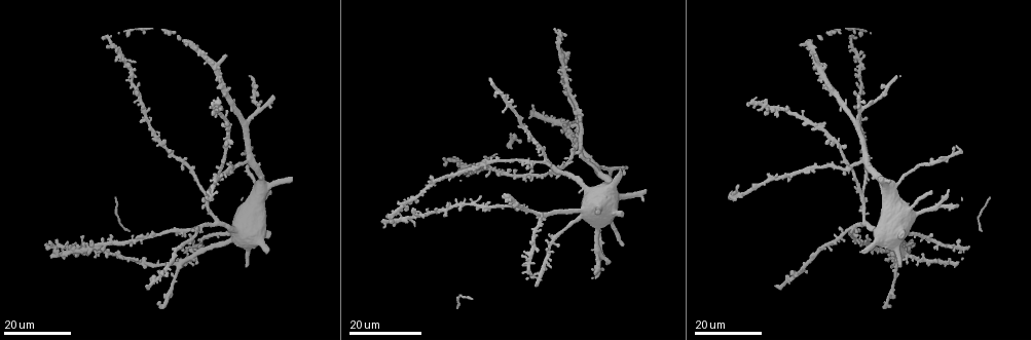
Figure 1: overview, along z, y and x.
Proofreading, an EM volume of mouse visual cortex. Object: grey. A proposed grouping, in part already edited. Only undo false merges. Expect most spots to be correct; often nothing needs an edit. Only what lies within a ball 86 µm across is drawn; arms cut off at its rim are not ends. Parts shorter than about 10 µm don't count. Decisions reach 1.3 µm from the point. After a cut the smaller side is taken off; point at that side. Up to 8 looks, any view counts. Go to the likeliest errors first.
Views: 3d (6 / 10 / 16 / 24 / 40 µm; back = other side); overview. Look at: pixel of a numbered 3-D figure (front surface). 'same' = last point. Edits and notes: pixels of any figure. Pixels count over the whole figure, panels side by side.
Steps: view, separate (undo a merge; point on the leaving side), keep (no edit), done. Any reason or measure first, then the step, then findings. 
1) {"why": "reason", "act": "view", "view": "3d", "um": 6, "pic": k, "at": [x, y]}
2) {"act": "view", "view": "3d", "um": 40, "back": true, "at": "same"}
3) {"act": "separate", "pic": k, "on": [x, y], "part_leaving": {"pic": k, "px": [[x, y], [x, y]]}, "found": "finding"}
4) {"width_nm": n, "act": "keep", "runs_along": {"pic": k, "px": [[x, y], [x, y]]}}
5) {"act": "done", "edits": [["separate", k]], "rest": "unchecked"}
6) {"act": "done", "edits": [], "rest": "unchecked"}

{"why": "four or more arms meet", "act": "view", "view": "3d", "um": 24, "pic": 1, "at": [853, 52]}

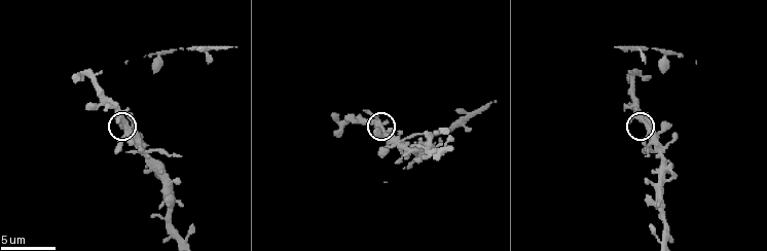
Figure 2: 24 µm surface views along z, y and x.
{"why": "zoom in", "act": "view", "view": "3d", "um": 6, "pic": 2, "at": [643, 120]}

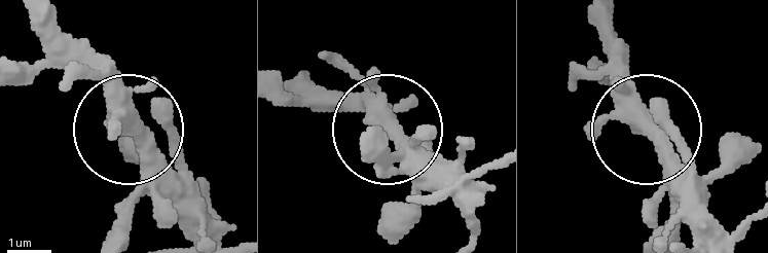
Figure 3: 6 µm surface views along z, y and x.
{"act": "view", "view": "3d", "um": 6, "back": true, "pic": 3, "at": [645, 123]}

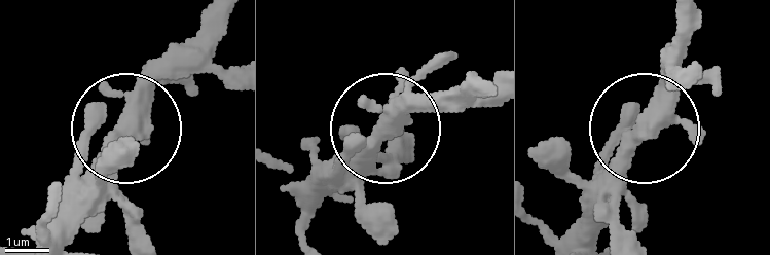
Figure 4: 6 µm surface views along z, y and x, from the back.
{"arms": 4, "act": "keep", "found": "one cell here"}

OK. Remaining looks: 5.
{"why": "looks like a crossing", "act": "view", "view": "3d", "um": 16, "pic": 1, "at": [177, 265]}

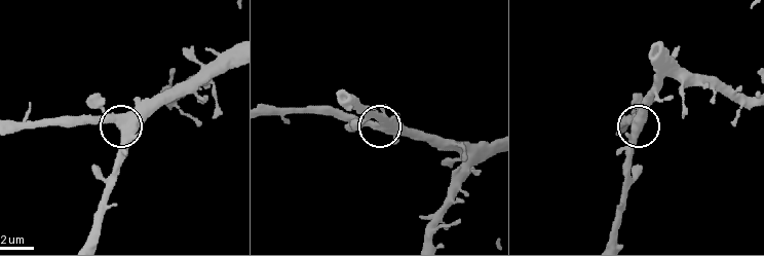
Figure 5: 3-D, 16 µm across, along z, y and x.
{"why": "zoom in", "act": "view", "view": "3d", "um": 10, "pic": 5, "at": [121, 130]}

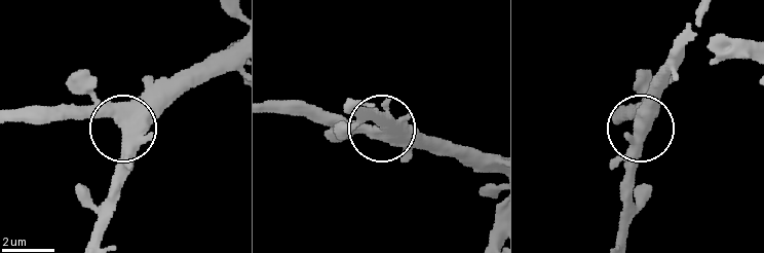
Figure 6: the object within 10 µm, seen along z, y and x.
{"side_arm_um": 16, "act": "keep", "runs_along": {"pic": 6, "px": [[233, 47], [174, 78], [126, 124], [120, 138], [120, 195]]}, "found": "all the same cell"}

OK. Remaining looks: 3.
{"why": "arms part here", "act": "view", "view": "3d", "um": 16, "pic": 1, "at": [859, 191]}

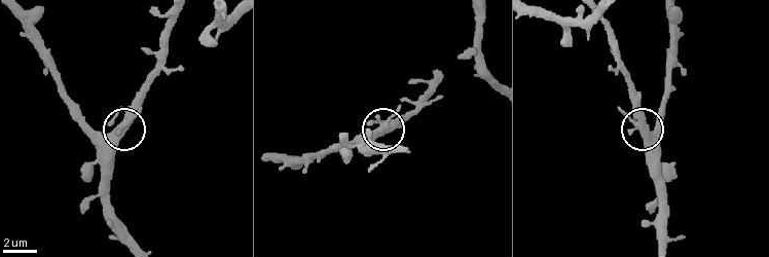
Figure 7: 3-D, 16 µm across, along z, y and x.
{"act": "view", "view": "3d", "um": 6, "pic": 7, "at": [112, 134]}

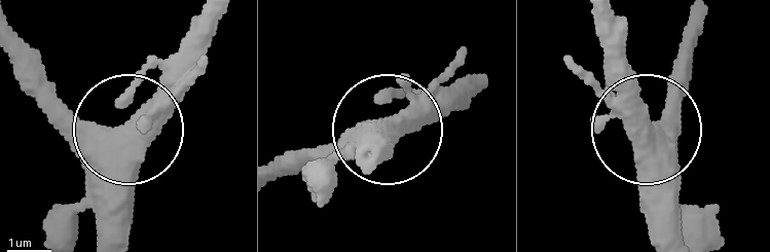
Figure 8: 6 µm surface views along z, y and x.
{"arms": 3, "act": "keep", "runs_along": {"pic": 8, "px": [[676, 236], [676, 169], [621, 50]]}, "found": "continuous, no second cell"}

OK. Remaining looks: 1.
{"act": "done", "edits": [], "rest": "unchecked"}

